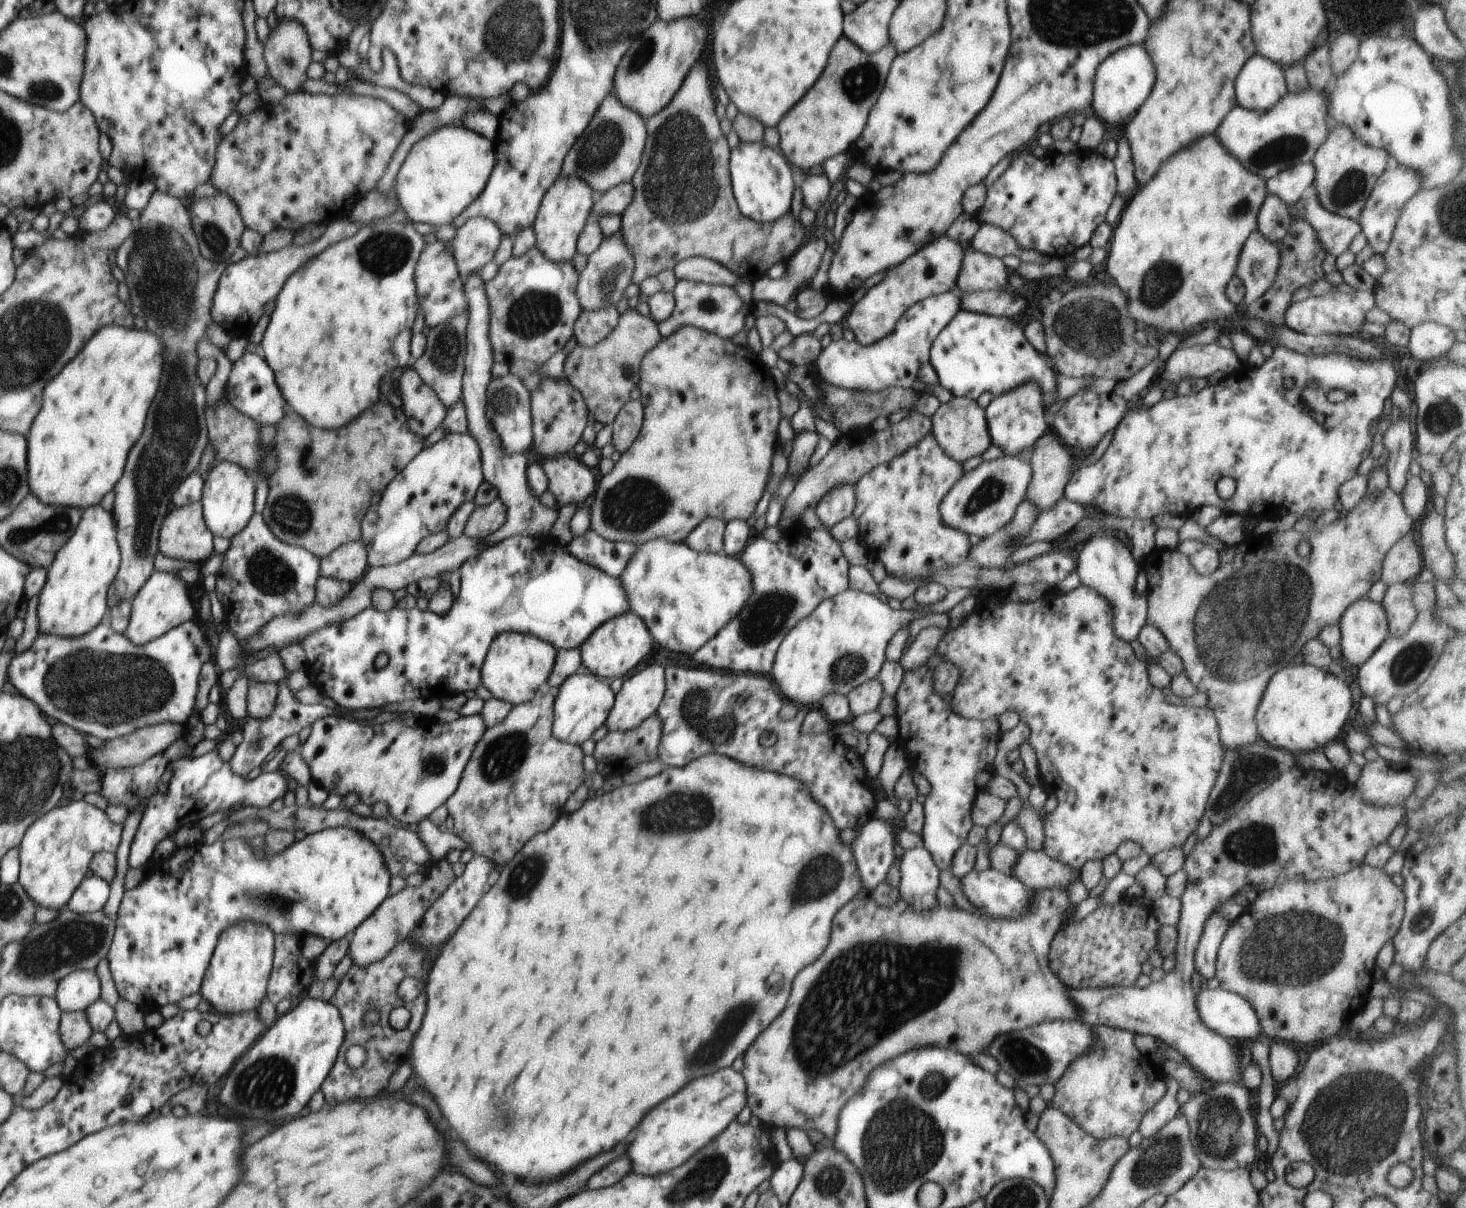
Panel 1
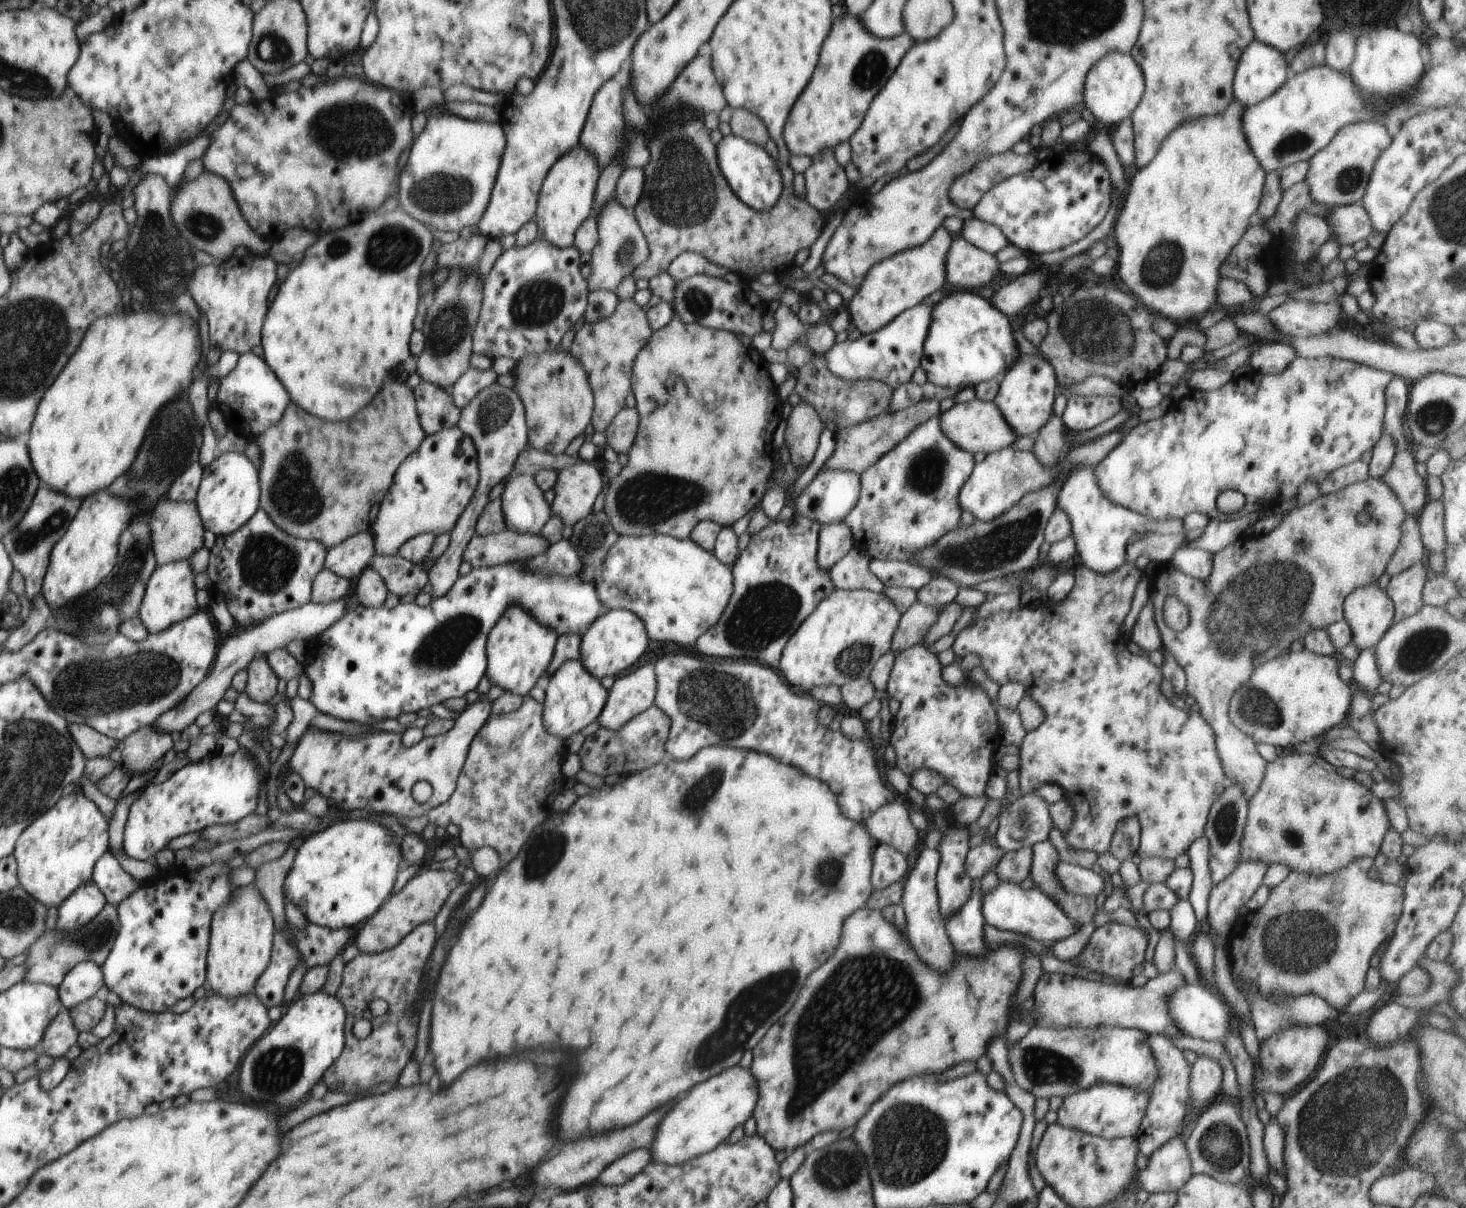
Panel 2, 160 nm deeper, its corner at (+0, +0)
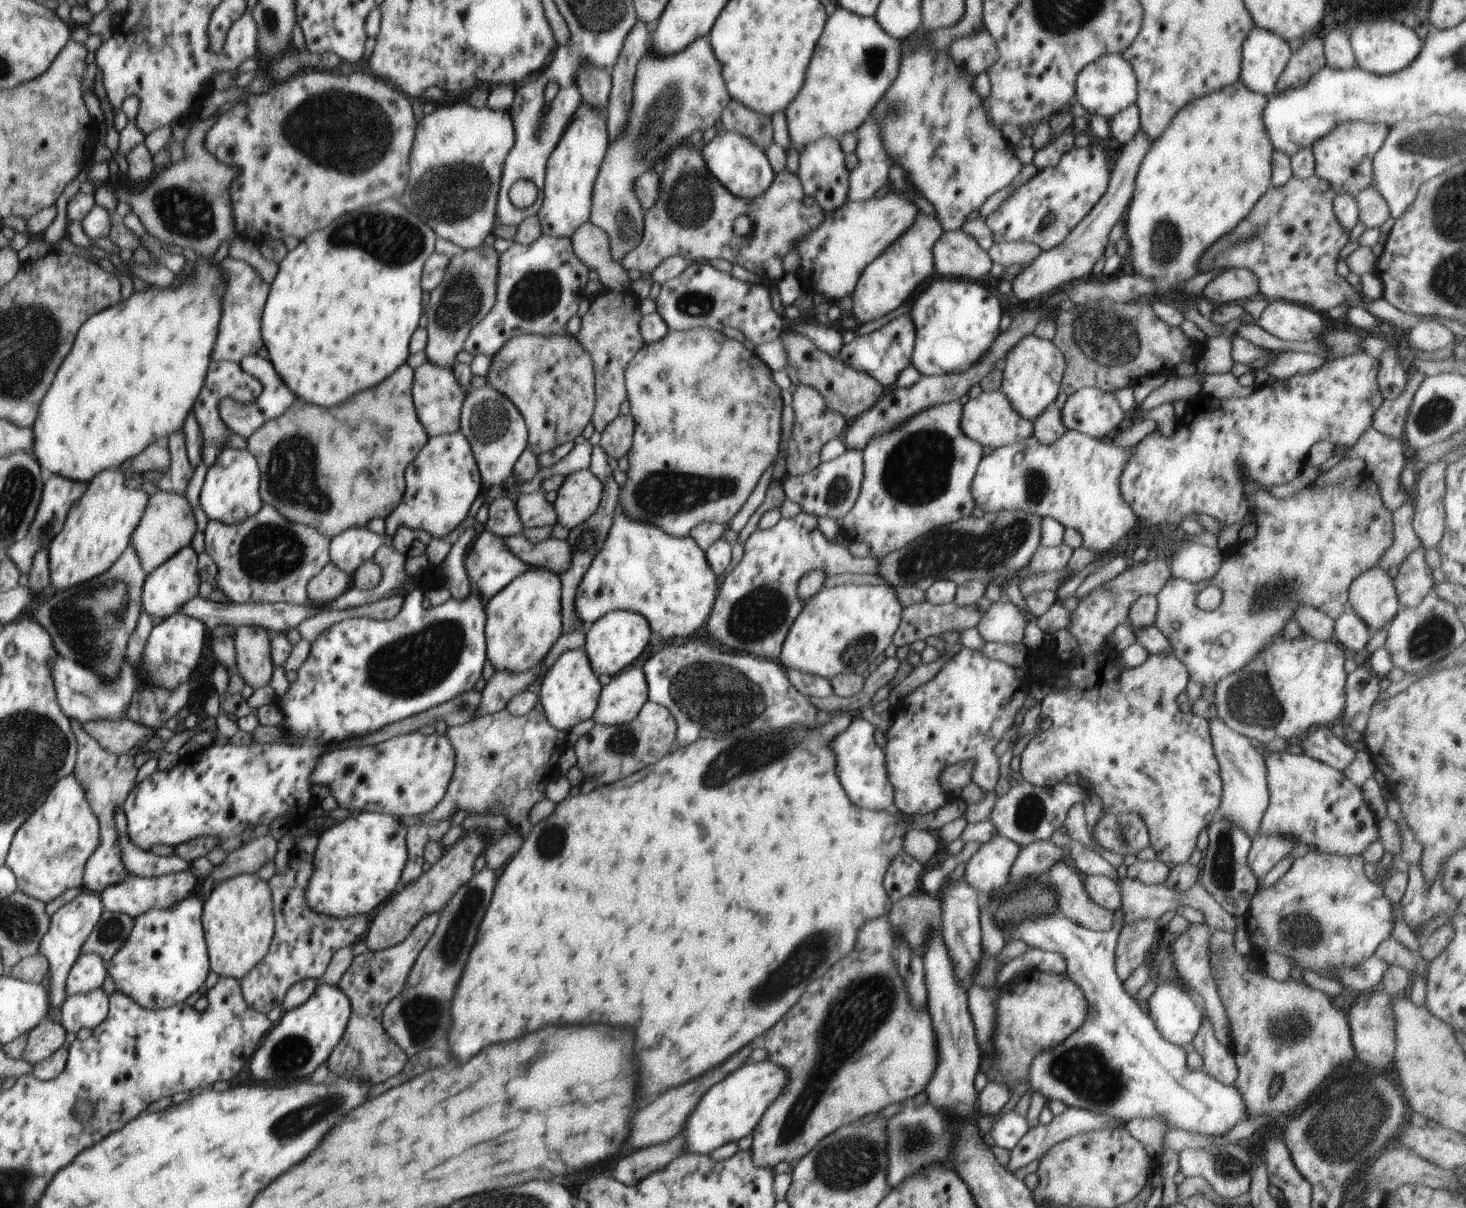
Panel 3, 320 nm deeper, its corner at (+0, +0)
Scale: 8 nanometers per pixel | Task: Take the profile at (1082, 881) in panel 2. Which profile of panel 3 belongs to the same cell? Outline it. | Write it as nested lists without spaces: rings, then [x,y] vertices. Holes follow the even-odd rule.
[[[1088,875],[1084,878],[1083,885],[1097,905],[1113,913],[1121,908],[1121,888],[1114,879],[1104,875]]]

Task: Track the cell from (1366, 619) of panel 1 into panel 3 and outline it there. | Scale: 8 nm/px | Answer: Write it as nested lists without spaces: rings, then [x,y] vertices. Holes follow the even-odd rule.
[[[1378,565],[1360,573],[1352,581],[1349,588],[1348,604],[1352,606],[1355,613],[1369,626],[1371,632],[1388,626],[1400,609],[1393,579],[1388,575],[1387,571]]]

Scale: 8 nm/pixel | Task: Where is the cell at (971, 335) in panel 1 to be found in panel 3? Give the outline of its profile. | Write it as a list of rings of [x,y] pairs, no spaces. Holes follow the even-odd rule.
[[[938,278],[918,296],[914,296],[909,315],[913,320],[916,338],[911,356],[911,364],[920,375],[936,376],[957,373],[974,364],[990,348],[1000,332],[1000,320],[1004,314],[1000,301],[979,281],[968,279]]]

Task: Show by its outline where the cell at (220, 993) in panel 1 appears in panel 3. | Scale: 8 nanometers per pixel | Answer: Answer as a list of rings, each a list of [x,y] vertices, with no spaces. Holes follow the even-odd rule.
[[[256,873],[239,874],[218,883],[203,902],[202,923],[207,933],[210,966],[219,977],[240,980],[268,952],[275,933],[275,914],[269,884]]]

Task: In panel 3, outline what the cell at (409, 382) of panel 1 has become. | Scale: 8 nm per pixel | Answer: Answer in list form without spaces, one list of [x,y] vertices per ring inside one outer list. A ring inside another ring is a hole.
[[[426,361],[414,370],[412,396],[415,409],[429,437],[449,435],[460,430],[461,406],[467,392],[460,386],[453,369]]]

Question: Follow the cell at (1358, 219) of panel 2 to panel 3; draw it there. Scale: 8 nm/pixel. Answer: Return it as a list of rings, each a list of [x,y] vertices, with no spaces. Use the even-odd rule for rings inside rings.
[[[1374,184],[1368,185],[1356,196],[1359,206],[1359,219],[1366,228],[1381,227],[1391,217],[1388,203]]]

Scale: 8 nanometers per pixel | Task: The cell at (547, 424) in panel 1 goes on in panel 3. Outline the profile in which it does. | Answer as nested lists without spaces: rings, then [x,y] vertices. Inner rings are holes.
[[[568,332],[552,333],[549,335],[541,335],[540,333],[514,335],[493,357],[491,357],[491,366],[486,376],[486,385],[489,385],[504,397],[507,397],[523,416],[528,431],[528,448],[536,456],[547,450],[554,450],[556,447],[559,447],[566,442],[574,441],[574,438],[579,434],[582,434],[588,422],[591,421],[595,409],[595,372],[593,360],[591,354],[583,347],[583,344],[574,335],[568,334]]]

